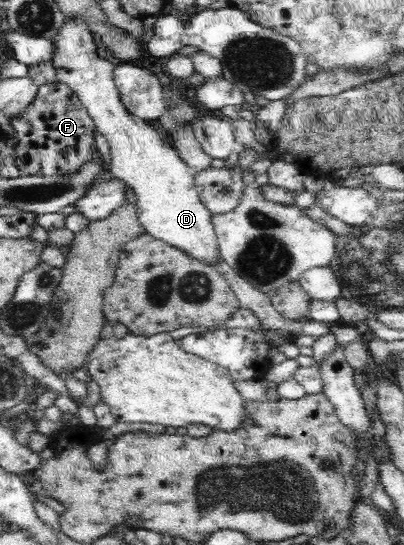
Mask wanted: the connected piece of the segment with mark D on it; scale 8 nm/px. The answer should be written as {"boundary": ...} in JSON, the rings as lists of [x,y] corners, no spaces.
{"boundary":[[[72,17],[66,19],[60,32],[52,38],[52,41],[54,41],[54,54],[52,54],[51,63],[56,68],[57,79],[78,95],[80,102],[93,118],[95,128],[106,137],[111,150],[112,176],[123,180],[136,193],[137,216],[143,228],[156,240],[179,248],[192,258],[214,267],[214,264],[221,258],[218,239],[216,239],[211,220],[214,215],[199,197],[196,185],[194,185],[192,169],[179,157],[177,149],[162,137],[162,131],[159,128],[154,129],[148,121],[143,121],[126,110],[113,80],[115,66],[98,55],[98,40],[86,25],[86,21],[82,18],[72,19]]]}

